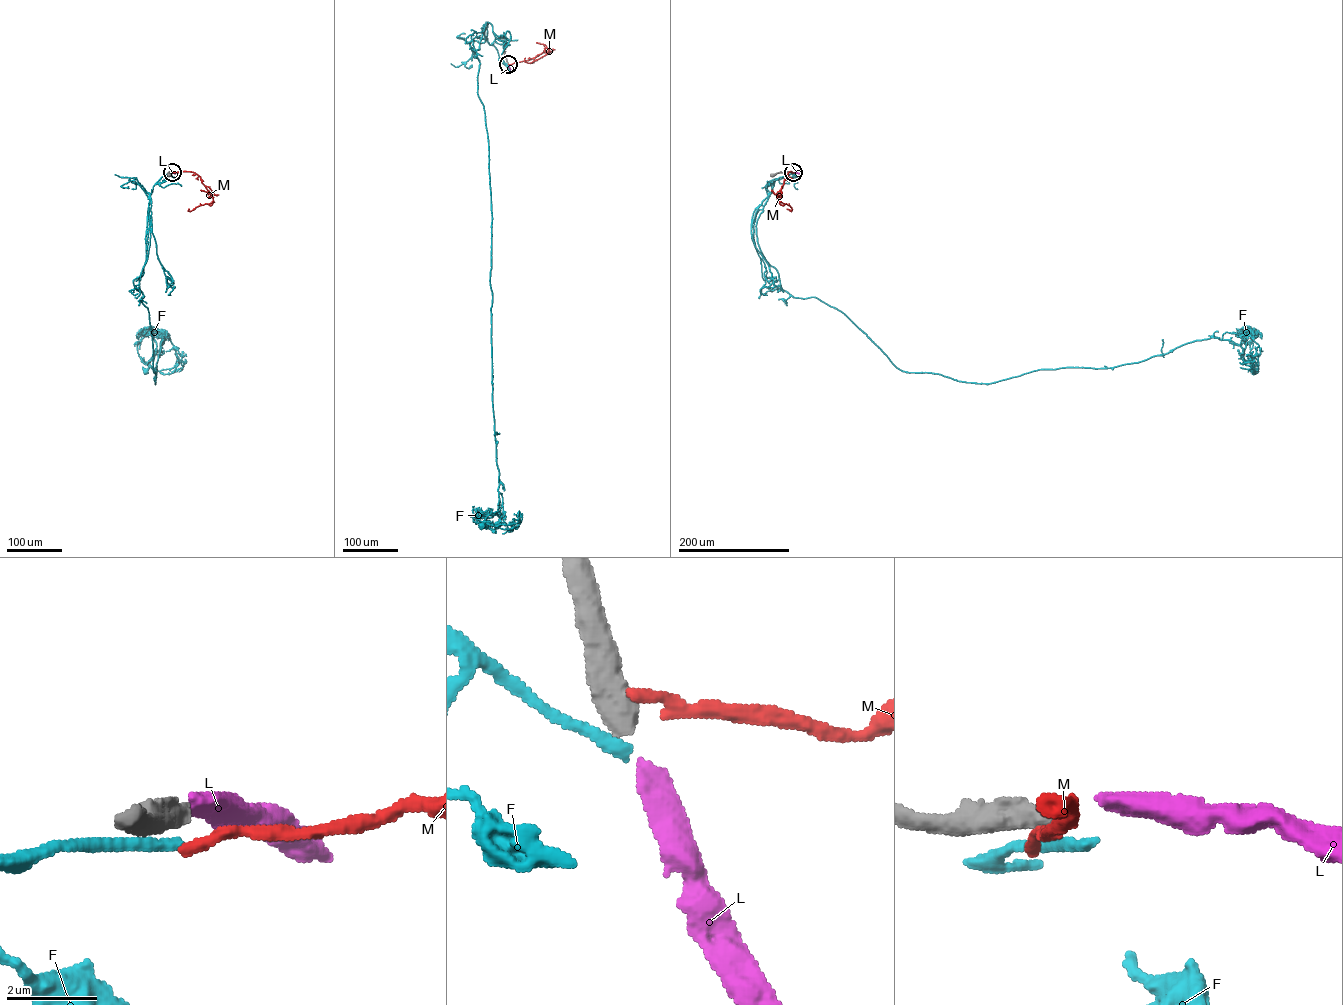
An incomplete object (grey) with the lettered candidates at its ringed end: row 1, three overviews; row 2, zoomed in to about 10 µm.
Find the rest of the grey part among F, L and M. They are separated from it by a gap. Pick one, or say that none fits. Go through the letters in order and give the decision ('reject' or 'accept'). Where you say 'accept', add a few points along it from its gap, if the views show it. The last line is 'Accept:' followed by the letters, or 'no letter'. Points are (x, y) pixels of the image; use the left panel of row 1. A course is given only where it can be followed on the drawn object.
F: reject
L: accept
M: reject
Accept: L

